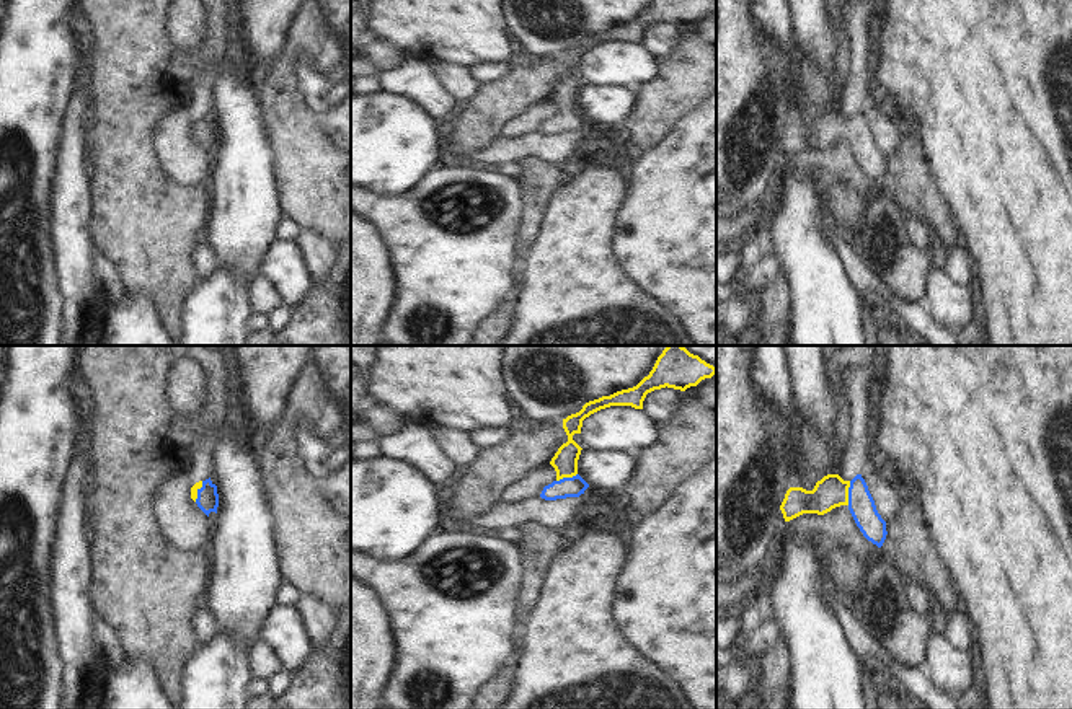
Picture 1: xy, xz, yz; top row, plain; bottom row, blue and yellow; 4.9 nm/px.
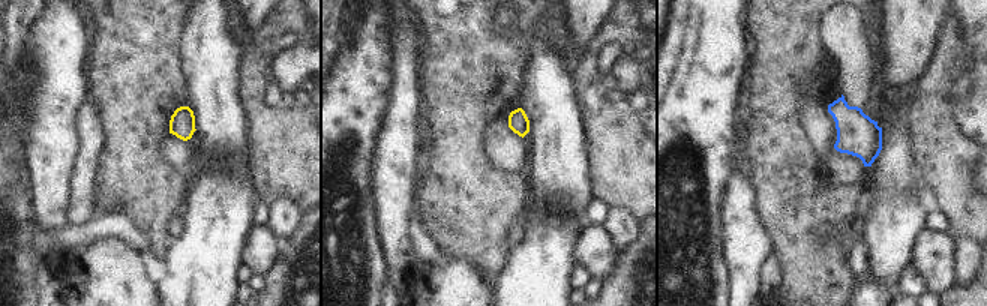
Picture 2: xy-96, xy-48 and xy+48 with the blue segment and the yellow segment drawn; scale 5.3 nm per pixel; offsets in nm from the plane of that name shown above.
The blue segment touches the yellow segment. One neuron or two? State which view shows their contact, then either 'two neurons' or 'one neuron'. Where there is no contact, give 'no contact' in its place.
yz | one neuron

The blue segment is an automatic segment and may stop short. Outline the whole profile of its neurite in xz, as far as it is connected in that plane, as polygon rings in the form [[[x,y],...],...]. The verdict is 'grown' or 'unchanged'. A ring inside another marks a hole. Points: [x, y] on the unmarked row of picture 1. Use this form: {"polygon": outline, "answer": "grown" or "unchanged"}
{"polygon": [[[654,0],[649,10],[636,21],[586,37],[579,47],[563,54],[568,77],[563,78],[552,93],[550,99],[556,106],[556,114],[543,122],[540,132],[545,135],[579,132],[589,122],[589,119],[578,109],[578,95],[583,83],[573,75],[574,68],[581,68],[583,55],[586,52],[610,41],[643,44],[646,29],[654,24],[667,21],[685,26],[713,10],[716,10],[713,0]]], "answer": "grown"}

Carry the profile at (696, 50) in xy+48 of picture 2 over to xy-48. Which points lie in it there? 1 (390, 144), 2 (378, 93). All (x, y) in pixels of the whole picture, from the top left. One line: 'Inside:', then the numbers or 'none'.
Inside: 2

